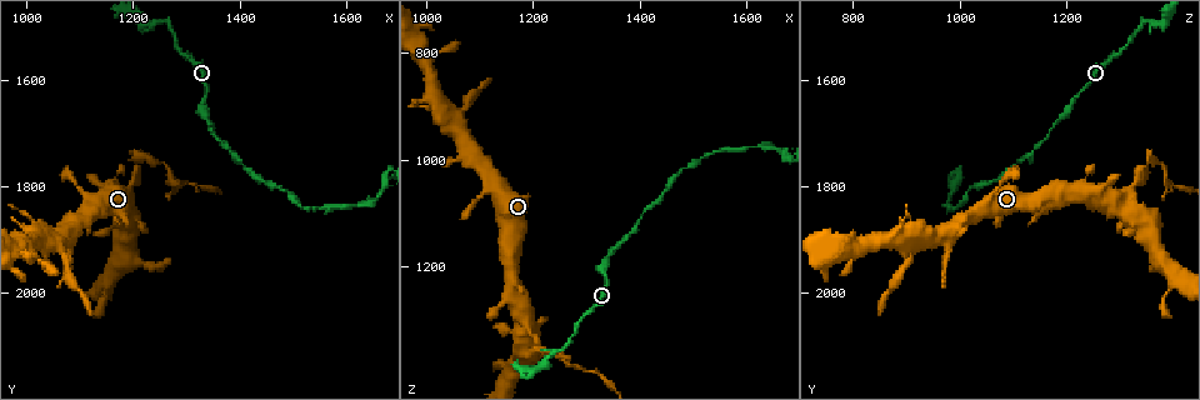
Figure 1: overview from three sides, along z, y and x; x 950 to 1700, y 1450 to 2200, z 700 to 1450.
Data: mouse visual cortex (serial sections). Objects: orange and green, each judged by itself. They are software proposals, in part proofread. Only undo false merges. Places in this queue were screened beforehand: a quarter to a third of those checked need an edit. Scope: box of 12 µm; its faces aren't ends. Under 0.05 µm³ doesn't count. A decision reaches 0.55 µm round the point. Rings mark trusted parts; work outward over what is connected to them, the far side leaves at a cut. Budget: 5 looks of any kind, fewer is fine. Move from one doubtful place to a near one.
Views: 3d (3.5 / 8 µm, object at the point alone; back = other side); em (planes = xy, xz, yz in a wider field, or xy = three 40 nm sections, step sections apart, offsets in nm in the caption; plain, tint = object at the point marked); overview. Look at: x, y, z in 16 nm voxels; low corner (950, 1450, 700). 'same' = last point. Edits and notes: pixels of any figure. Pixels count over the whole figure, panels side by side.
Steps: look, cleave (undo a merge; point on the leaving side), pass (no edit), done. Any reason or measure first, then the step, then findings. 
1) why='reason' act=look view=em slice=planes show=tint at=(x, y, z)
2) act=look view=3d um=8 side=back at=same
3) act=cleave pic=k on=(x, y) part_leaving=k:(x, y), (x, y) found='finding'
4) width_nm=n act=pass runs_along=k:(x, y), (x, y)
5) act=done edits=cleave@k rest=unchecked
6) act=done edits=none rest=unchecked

why='abrupt turn' act=look view=3d um=8 at=(1220, 1750, 1355)

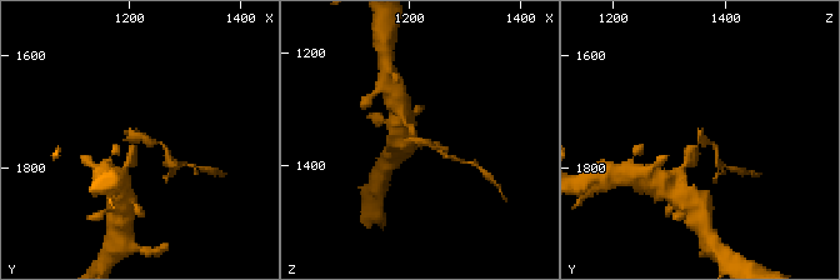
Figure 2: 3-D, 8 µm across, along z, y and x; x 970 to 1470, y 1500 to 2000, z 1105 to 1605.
act=look view=3d um=3.5 at=(1220, 1745, 1355)

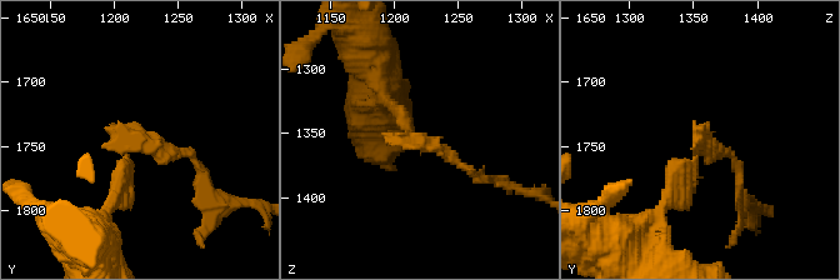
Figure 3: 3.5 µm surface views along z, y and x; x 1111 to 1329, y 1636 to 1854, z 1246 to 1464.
why='need the tissue' act=look view=em slice=planes show=tint at=(1214, 1750, 1354)

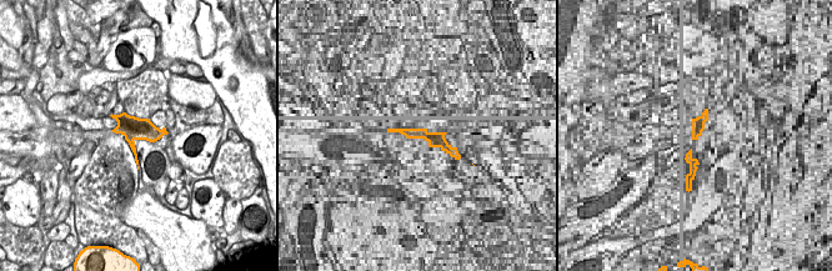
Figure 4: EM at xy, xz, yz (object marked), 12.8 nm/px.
arm_widths_nm=100,150 act=pass runs_along=3:(386, 100), (406, 135), (479, 180) found='all the same cell'

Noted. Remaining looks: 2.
why='two arms in line, one across' act=look view=3d um=3.5 at=(1655, 1820, 985)

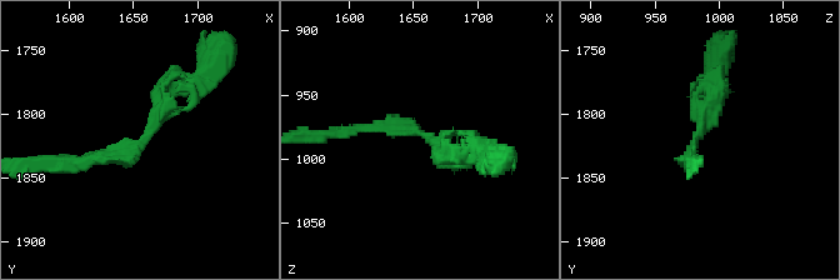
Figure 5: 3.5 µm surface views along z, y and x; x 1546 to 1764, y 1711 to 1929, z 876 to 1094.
arms=3 arm_widths_nm=100,100,200 why='need the tissue' act=look view=em slice=xy step=1 show=tint at=(1660, 1818, 982)

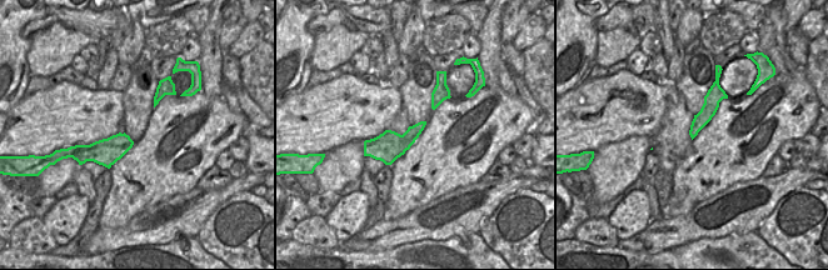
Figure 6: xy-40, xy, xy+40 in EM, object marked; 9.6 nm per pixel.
act=pass runs_along=6:(716, 85), (711, 106), (693, 133) found='continuous, no second cell'

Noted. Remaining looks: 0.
act=done edits=none rest=unchecked

